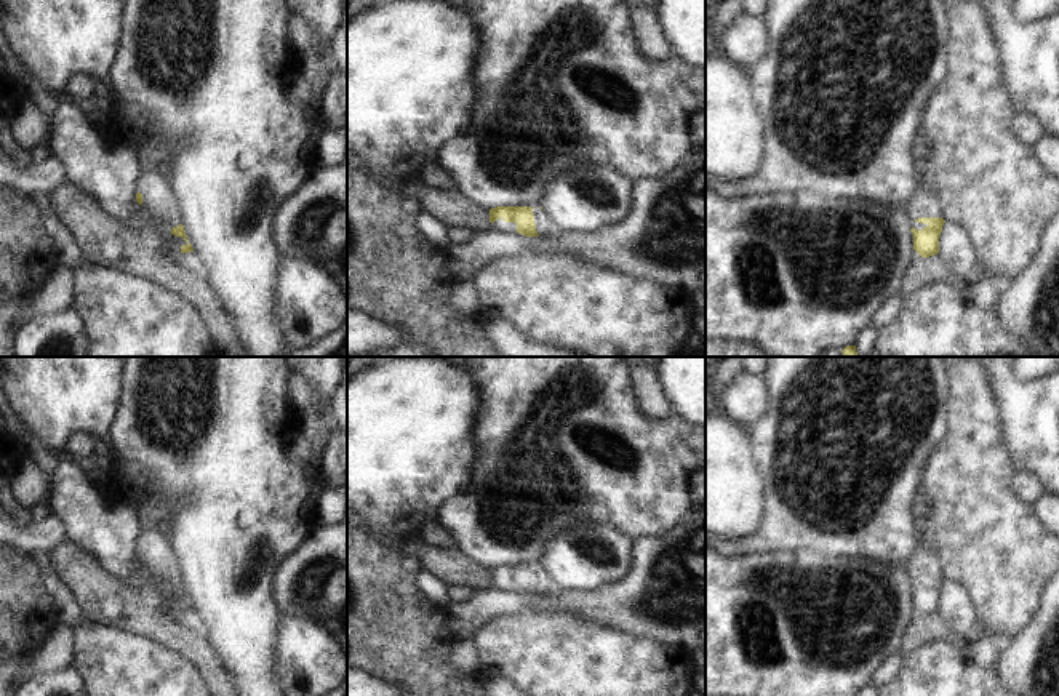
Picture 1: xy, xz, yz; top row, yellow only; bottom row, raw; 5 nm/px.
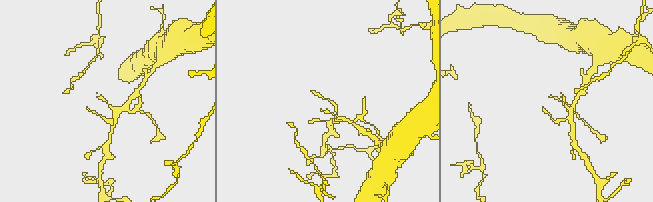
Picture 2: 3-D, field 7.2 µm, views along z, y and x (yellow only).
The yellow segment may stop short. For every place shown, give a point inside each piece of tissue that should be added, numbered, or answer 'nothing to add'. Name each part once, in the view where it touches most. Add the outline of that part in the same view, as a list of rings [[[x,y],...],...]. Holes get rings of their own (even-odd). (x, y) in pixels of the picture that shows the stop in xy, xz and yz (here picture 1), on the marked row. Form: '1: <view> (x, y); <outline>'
1: yz (923, 204); [[[921,184],[910,198],[907,214],[912,219],[912,227],[921,230],[928,224],[921,224],[918,218],[942,218],[939,200]]]

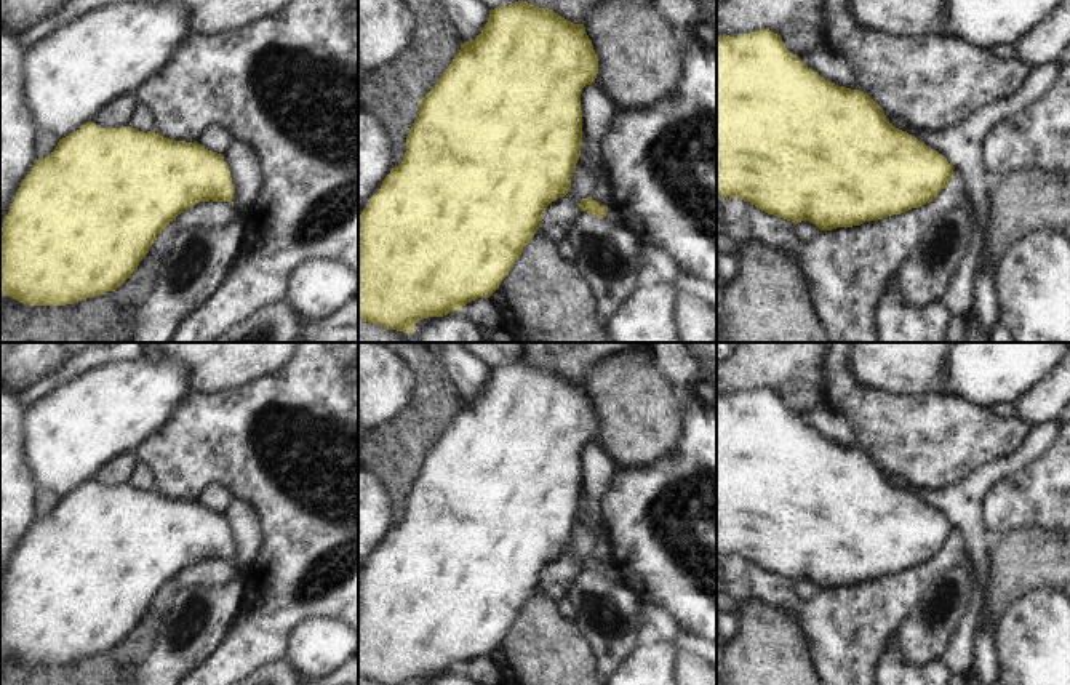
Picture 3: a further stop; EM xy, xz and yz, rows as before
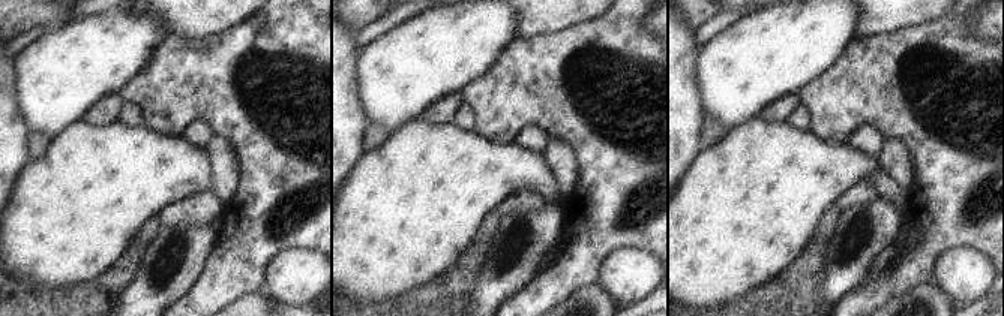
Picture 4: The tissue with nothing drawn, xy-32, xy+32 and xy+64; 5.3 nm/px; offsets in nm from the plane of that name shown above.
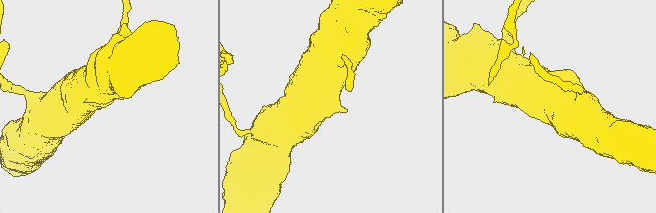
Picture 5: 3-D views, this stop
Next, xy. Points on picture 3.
nothing to add

